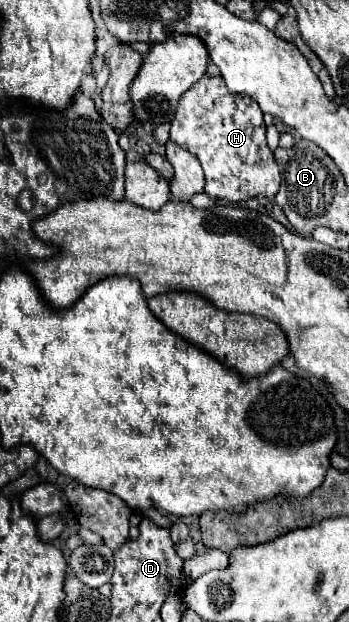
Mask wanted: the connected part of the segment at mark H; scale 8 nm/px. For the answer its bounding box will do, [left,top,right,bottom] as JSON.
[170,75,280,203]

